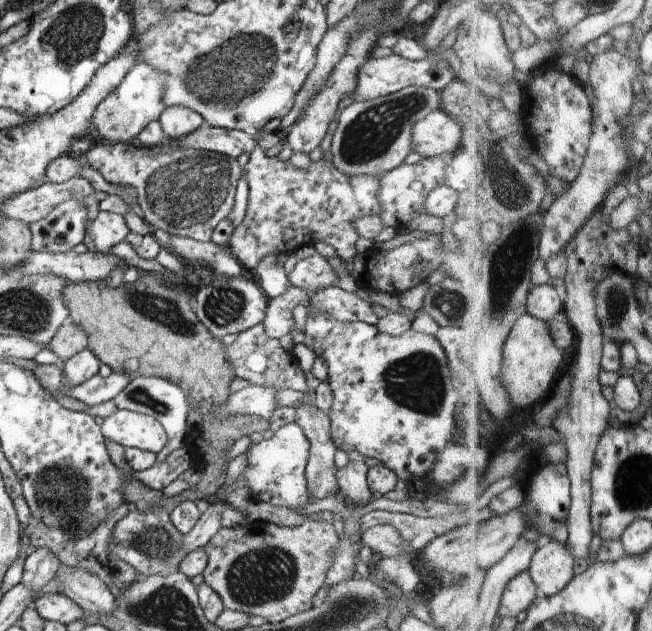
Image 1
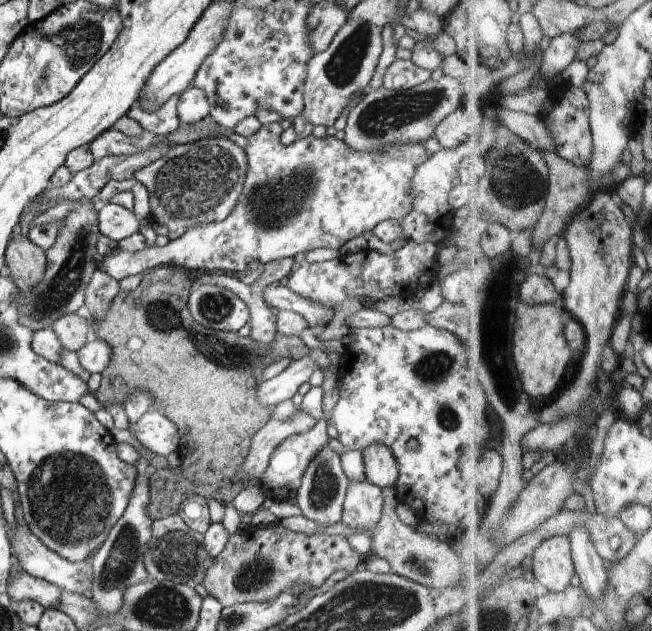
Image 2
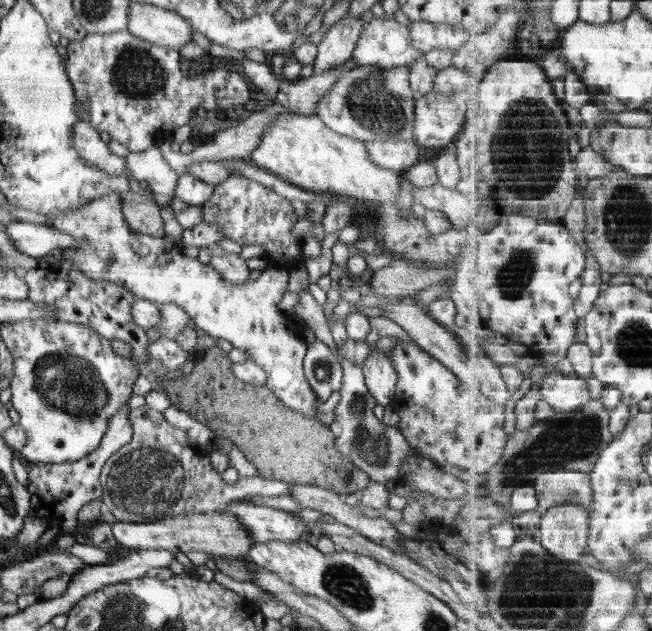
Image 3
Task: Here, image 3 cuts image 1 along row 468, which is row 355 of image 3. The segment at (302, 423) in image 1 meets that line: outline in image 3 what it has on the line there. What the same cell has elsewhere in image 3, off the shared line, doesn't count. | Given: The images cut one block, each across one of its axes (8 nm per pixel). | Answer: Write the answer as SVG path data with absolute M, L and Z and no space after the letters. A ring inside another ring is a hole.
M316 340L307 350L303 361L304 375L317 400L320 400L319 404L322 404L332 393L341 390L342 365L337 352L321 341Z

